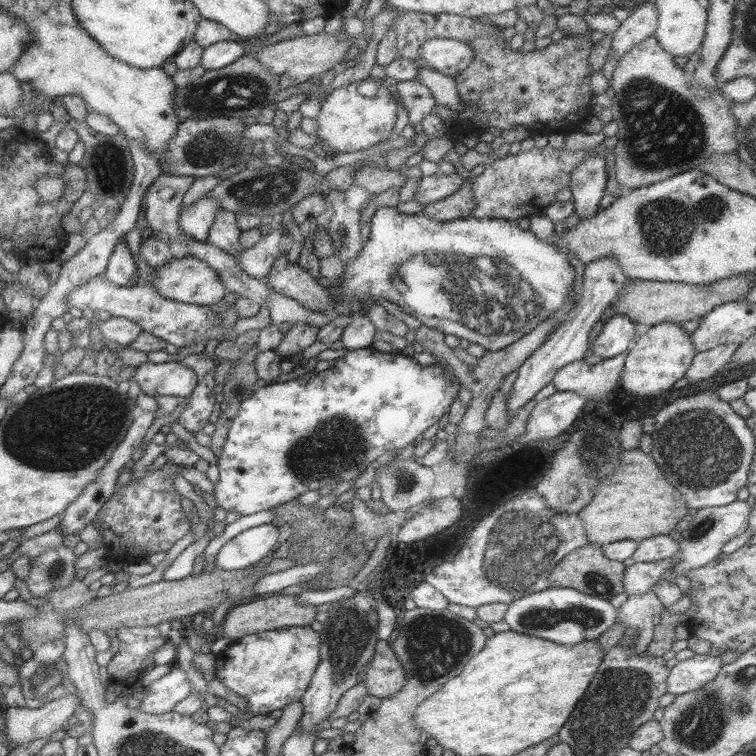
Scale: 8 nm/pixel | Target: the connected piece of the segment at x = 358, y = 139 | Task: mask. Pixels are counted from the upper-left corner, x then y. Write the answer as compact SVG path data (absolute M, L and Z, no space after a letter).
M383 80L375 81L380 86L376 90L376 95L371 98L358 93L358 86L363 81L352 82L349 86L330 92L315 117L318 120L318 142L322 140L328 149L343 154L372 151L393 137L392 129L398 112L397 100L383 85Z

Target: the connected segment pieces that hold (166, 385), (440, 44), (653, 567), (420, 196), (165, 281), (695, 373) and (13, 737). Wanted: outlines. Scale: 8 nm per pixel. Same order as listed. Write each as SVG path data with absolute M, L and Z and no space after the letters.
M177 359L160 364L148 361L136 368L132 378L148 396L161 394L181 399L190 395L198 384L196 372Z
M432 38L420 48L421 57L437 72L454 77L472 62L475 53L468 43L452 38Z
M660 560L657 562L636 562L625 570L624 588L630 594L644 594L656 584L662 576L673 569L672 560Z
M440 172L434 175L421 176L418 179L419 185L416 189L414 200L418 200L423 207L440 199L447 198L454 193L460 185L464 185L464 179L457 172L454 174L442 174Z
M187 255L184 258L177 258L156 267L156 275L151 281L159 296L171 299L172 301L196 304L200 306L211 306L218 304L228 291L214 268L210 268L204 260Z
M728 343L718 345L710 350L696 353L690 368L684 374L688 379L688 384L694 384L699 380L712 379L726 368L732 360L738 343Z
M67 691L64 697L45 702L42 707L12 707L6 706L6 737L9 742L13 742L15 746L29 744L30 741L50 737L53 732L60 730L63 724L74 721L74 716L81 709L82 697L80 692Z

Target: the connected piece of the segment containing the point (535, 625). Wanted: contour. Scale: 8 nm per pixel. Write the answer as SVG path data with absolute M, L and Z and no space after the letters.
M549 586L546 590L522 596L511 602L503 621L512 632L544 638L558 645L575 646L585 641L598 640L617 622L618 611L609 599L601 595L591 595L564 586Z

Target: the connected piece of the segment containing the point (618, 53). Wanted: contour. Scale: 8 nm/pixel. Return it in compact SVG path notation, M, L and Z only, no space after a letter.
M644 3L643 6L630 10L630 17L622 20L614 31L611 49L616 60L622 59L634 46L653 36L658 29L658 12L655 5Z

